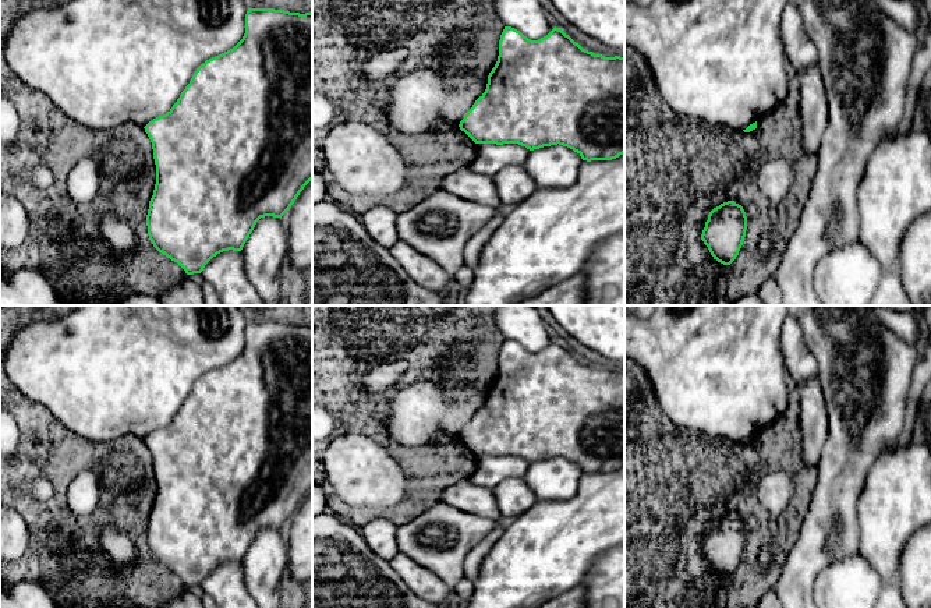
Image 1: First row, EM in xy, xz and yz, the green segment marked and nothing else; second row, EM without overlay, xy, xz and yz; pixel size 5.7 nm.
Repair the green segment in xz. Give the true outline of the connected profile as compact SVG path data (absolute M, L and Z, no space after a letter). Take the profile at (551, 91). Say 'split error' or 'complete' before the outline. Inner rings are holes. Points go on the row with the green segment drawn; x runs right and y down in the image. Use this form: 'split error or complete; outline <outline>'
complete; outline M505 26L498 61L488 75L486 89L459 127L475 144L518 144L530 151L559 144L587 162L616 159L624 153L624 57L605 57L588 52L556 26L538 40Z

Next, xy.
complete; outline M248 8L243 39L233 49L201 64L173 107L144 128L152 142L156 165L156 184L146 215L148 236L153 247L177 262L187 275L201 273L205 265L223 251L241 251L256 222L265 216L282 219L312 180L312 13Z

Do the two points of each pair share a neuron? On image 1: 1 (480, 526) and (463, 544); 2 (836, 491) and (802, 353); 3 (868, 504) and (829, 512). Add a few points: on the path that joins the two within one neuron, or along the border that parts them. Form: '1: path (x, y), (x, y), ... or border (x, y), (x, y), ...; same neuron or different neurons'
1: path (475, 530), (466, 540); same neuron
2: border (804, 342), (816, 360), (818, 373); different neurons
3: border (866, 474), (859, 499), (859, 538); different neurons

